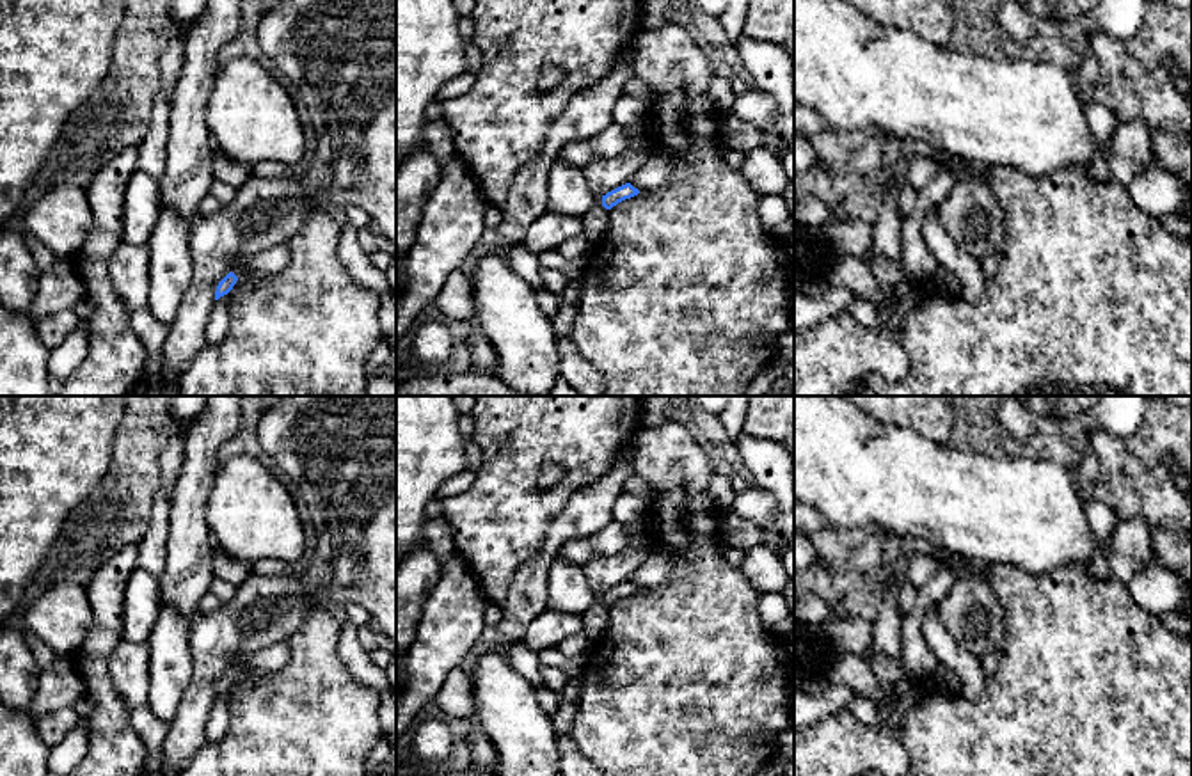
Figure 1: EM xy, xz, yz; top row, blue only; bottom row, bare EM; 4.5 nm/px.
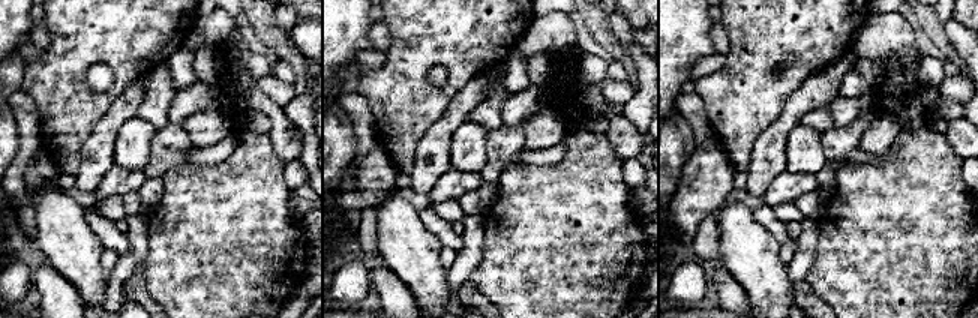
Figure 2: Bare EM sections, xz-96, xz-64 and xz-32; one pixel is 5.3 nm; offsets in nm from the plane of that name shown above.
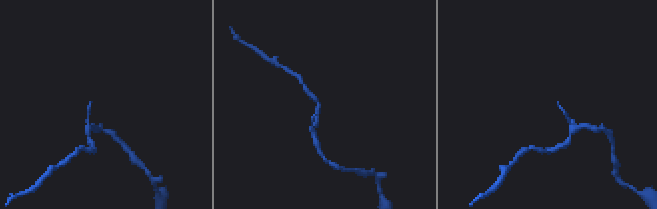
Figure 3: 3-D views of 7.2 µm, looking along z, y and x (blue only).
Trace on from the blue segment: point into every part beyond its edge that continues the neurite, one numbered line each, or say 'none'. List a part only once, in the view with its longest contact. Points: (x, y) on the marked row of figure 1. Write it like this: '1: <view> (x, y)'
1: xy (270, 261)

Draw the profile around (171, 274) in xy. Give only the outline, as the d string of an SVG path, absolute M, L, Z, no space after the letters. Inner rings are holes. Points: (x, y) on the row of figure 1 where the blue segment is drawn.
M160 206L160 217L147 242L149 300L147 311L163 325L176 320L183 295L192 282L188 249L192 222L171 206Z

